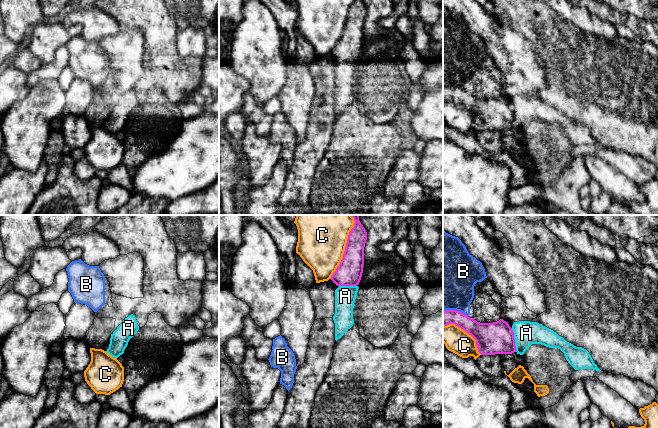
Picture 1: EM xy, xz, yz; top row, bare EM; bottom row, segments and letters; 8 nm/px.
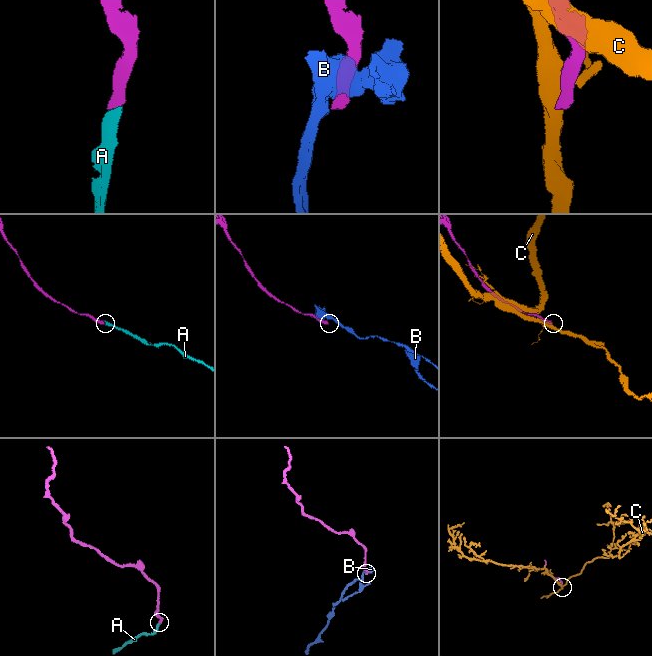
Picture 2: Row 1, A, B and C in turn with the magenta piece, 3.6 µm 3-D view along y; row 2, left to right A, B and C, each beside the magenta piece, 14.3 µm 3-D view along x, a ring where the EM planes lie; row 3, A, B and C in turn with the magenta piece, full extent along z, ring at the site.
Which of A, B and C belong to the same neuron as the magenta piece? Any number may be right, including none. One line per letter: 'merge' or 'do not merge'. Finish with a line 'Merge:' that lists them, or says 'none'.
A: merge
B: do not merge
C: do not merge
Merge: A

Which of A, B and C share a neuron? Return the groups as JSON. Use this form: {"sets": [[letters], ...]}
{"sets": [["A"], ["B"], ["C"]]}

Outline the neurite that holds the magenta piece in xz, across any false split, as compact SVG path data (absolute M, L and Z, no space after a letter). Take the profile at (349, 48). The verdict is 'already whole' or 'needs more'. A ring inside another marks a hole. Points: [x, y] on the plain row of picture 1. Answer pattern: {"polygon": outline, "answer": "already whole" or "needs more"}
{"polygon": "M354 0L348 11L343 34L336 47L331 52L331 56L338 64L335 66L335 116L340 115L344 109L354 100L353 84L361 56L364 41L364 23L367 16L367 8L362 0Z", "answer": "needs more"}

